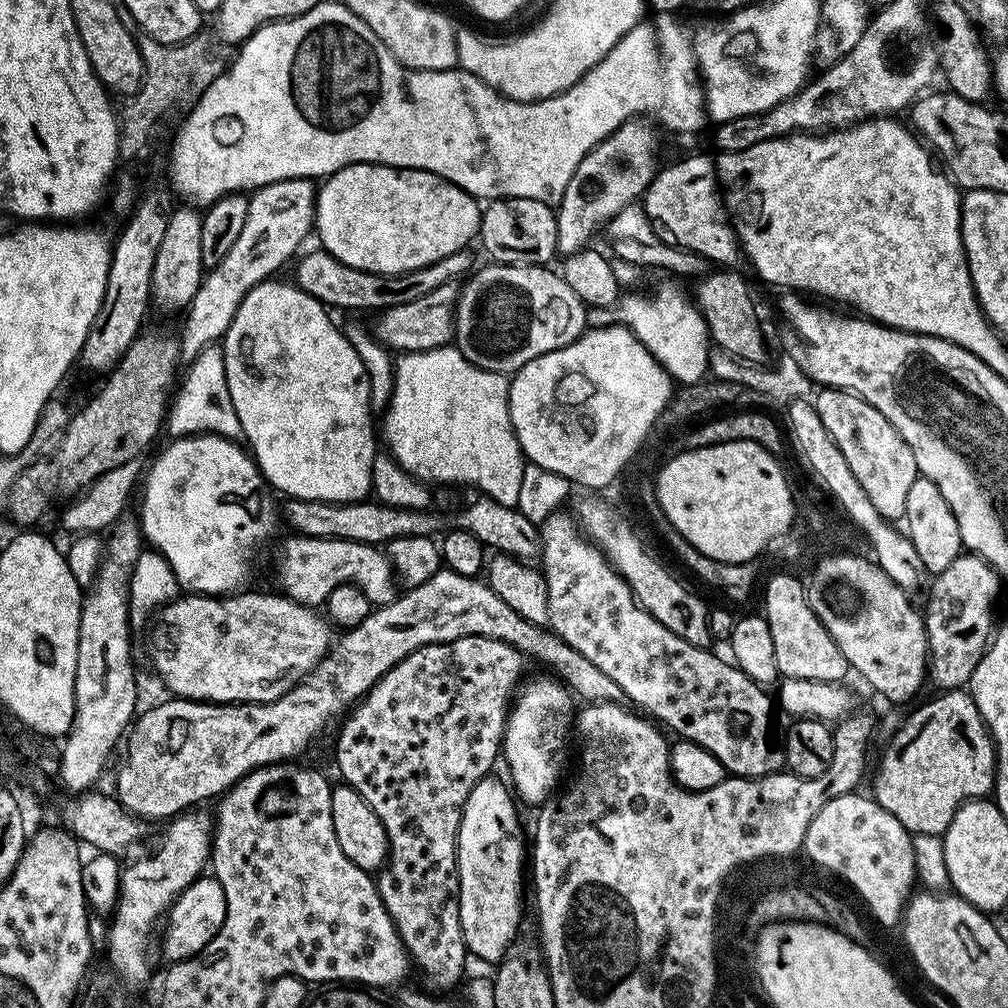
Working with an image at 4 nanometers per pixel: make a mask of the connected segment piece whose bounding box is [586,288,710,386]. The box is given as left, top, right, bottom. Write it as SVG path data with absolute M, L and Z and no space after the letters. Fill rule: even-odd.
M660 288L653 296L621 295L611 308L593 308L586 320L592 326L622 324L644 344L648 353L668 372L677 385L701 383L710 372L710 337L704 317L672 288Z

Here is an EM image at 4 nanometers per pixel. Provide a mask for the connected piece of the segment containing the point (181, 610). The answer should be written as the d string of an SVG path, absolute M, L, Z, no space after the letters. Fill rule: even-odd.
M241 590L235 594L221 596L216 594L184 594L165 604L163 608L155 613L154 619L150 624L152 633L148 636L148 652L152 655L152 664L156 667L156 672L160 675L161 682L172 691L169 693L173 697L181 700L203 700L213 704L265 704L266 702L274 702L278 698L282 698L282 694L289 692L301 680L305 680L318 666L321 658L327 654L334 640L334 635L332 636L333 629L330 627L329 621L321 613L321 617L316 613L319 611L315 607L299 604L296 600L292 600L289 596L283 594L275 596L272 592L248 591Z

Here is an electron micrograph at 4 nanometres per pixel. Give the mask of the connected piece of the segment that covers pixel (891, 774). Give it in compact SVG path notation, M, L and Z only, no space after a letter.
M944 690L933 698L929 704L924 704L921 708L916 708L908 716L908 721L901 723L896 731L891 733L888 749L880 756L880 765L876 768L876 777L872 780L871 795L878 802L878 806L882 806L882 810L886 810L890 814L894 814L894 818L898 818L898 822L902 822L902 826L910 834L915 835L934 835L943 837L944 832L950 826L950 822L954 818L954 814L958 809L967 804L969 800L984 798L993 791L996 783L996 746L992 743L992 736L988 733L988 728L984 724L982 714L978 710L978 706L972 700L972 693L967 690Z

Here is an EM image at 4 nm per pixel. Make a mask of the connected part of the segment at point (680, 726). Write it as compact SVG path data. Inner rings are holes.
M557 510L550 513L544 522L539 525L542 561L544 560L542 571L544 574L544 581L546 582L546 590L548 591L548 621L551 631L555 632L557 636L561 636L571 648L578 650L578 654L582 654L582 658L594 662L594 666L598 666L598 670L602 670L602 674L608 675L609 678L614 678L614 682L618 682L618 686L624 692L625 697L627 697L629 701L632 699L633 702L637 704L637 706L635 705L637 709L645 708L645 710L649 712L647 715L651 717L653 721L659 722L665 729L673 728L673 730L677 732L675 734L677 737L685 740L692 740L698 746L710 750L710 754L714 754L714 758L718 758L722 762L722 766L725 770L731 773L731 775L755 778L758 776L769 776L771 772L781 771L781 769L785 767L784 750L778 736L772 733L772 708L774 712L773 697L769 695L769 693L768 697L767 694L764 693L767 691L765 691L761 685L755 684L741 668L736 667L735 663L729 662L727 659L724 661L722 657L715 656L712 650L708 648L698 648L691 645L690 642L684 641L678 634L674 634L668 630L662 622L656 621L654 617L641 606L639 601L636 600L631 586L615 571L612 564L607 560L599 548L597 548L591 540L582 535L577 521L573 519L569 513L568 516L564 513L564 510Z

